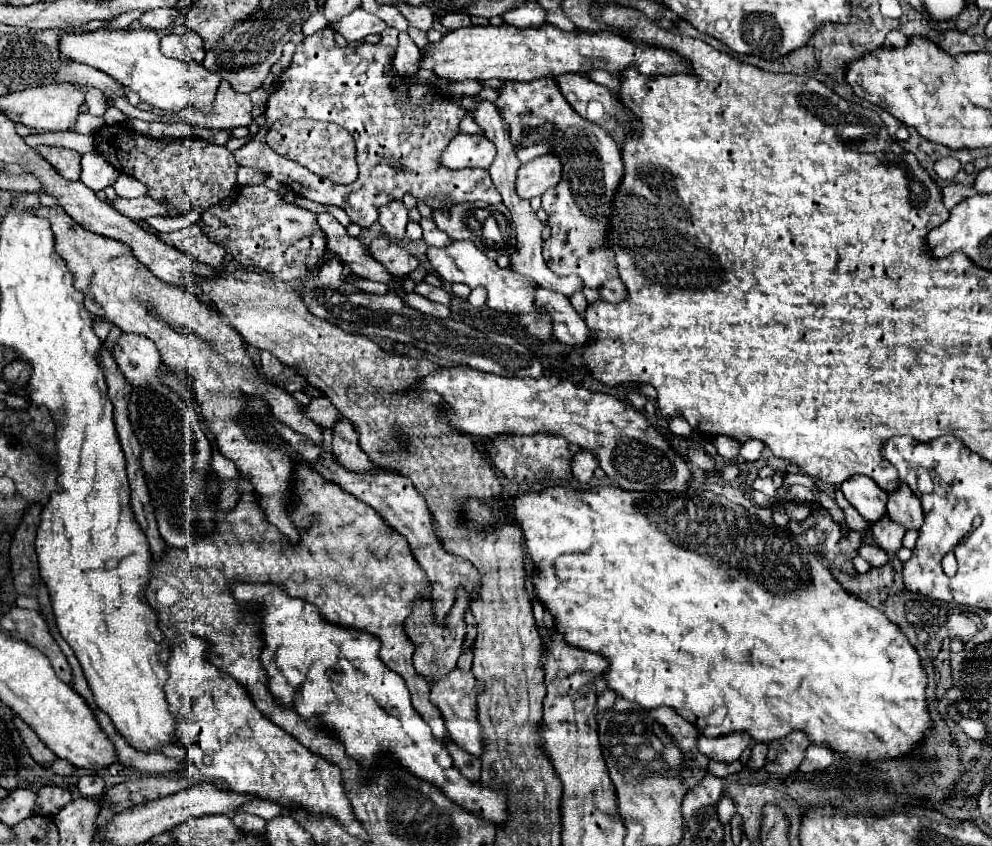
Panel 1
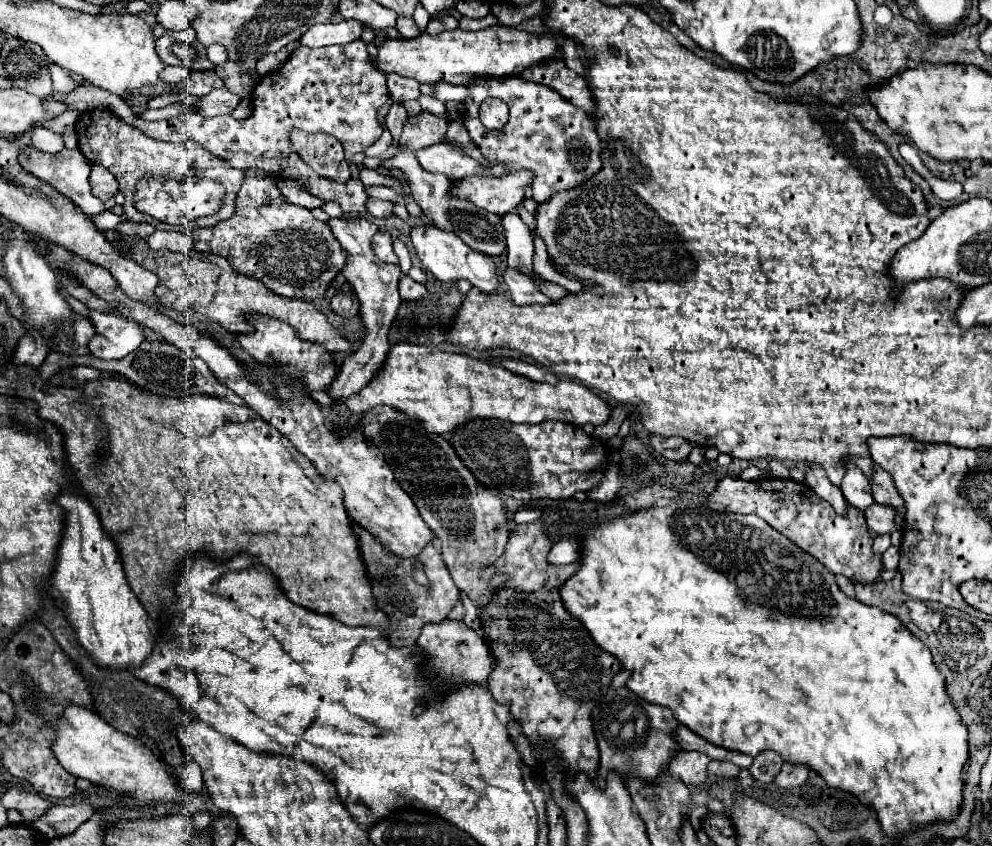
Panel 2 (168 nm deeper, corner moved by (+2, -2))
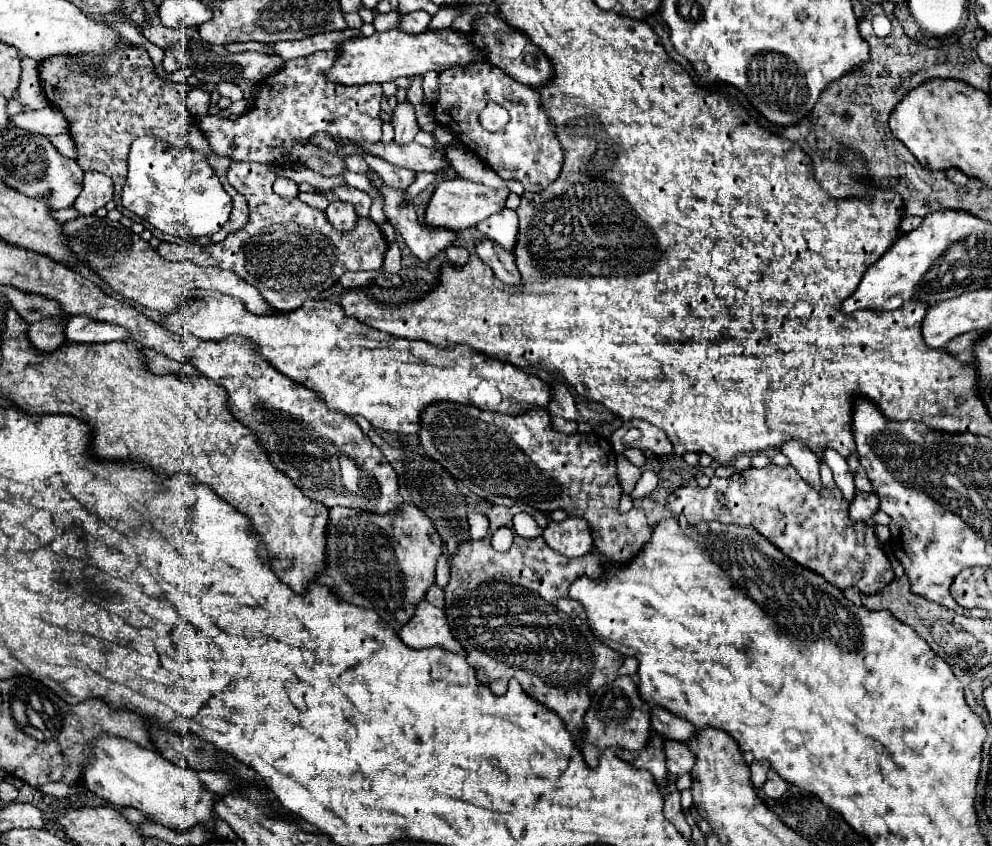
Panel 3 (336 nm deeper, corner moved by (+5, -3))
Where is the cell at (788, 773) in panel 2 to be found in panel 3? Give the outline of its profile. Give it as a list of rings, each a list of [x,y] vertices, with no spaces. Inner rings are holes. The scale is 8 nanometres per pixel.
[[[771,769],[769,775],[767,775],[767,781],[765,781],[765,785],[763,785],[765,795],[771,797],[771,799],[779,799],[787,789],[789,789],[789,783],[783,781],[783,779]]]

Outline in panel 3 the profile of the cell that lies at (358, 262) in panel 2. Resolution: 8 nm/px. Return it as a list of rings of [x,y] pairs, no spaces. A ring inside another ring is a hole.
[[[333,201],[333,203],[327,207],[325,215],[327,215],[329,223],[331,223],[335,229],[343,231],[343,233],[353,231],[353,229],[357,227],[357,219],[359,219],[357,213],[353,211],[353,205],[351,205],[351,203],[343,203],[343,201]]]

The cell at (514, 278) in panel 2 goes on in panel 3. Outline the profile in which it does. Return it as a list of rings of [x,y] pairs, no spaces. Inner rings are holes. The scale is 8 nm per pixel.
[[[479,241],[477,243],[477,255],[479,259],[493,269],[499,281],[507,285],[521,285],[521,275],[515,265],[515,257],[511,253],[505,253],[505,249],[499,243],[493,241]]]

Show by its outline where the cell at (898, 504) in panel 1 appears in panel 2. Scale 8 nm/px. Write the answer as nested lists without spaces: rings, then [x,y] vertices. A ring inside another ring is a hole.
[[[880,466],[874,468],[874,476],[870,478],[870,486],[872,486],[872,496],[874,496],[876,502],[888,504],[898,512],[904,512],[904,502],[898,496],[898,492],[896,492],[896,488],[892,484],[892,478]]]

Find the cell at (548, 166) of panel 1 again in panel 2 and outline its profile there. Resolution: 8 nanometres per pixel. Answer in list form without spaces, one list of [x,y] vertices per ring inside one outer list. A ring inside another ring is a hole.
[[[516,170],[508,172],[500,178],[494,176],[464,176],[450,186],[450,196],[470,200],[476,208],[492,212],[492,214],[506,214],[516,210],[522,204],[526,186],[532,184],[530,170]]]

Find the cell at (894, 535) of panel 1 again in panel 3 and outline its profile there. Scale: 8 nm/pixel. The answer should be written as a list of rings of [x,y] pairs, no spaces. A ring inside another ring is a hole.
[[[857,491],[855,499],[849,505],[849,517],[853,521],[871,523],[873,515],[879,511],[879,497],[875,493],[861,493]]]

